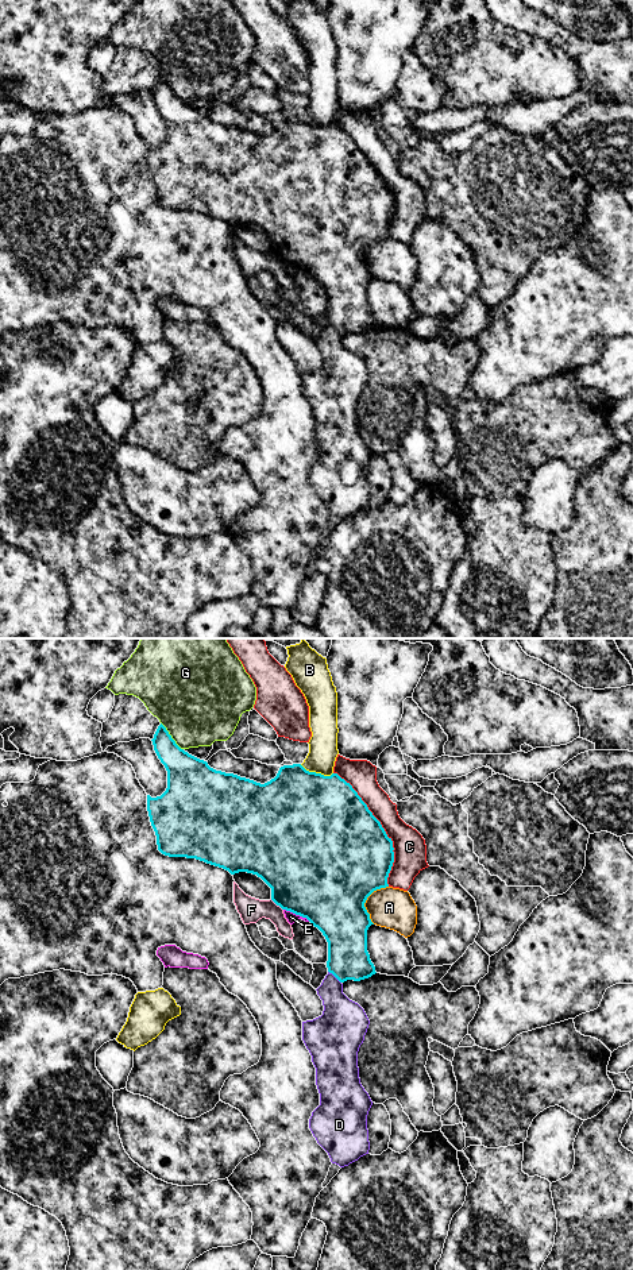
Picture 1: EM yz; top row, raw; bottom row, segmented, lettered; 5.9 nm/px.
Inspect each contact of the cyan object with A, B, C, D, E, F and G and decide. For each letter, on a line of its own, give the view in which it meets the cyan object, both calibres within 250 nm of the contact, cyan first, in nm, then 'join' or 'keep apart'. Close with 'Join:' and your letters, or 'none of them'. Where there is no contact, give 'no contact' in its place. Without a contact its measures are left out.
A: contact in yz; calibres 500 and 240 nm; keep apart
B: contact in yz; calibres 500 and 180 nm; keep apart
C: contact in yz; calibres 500 and 190 nm; keep apart
D: contact in yz; calibres 240 and 220 nm; keep apart
E: contact in yz; calibres 500 and 60 nm; keep apart
F: contact in yz; calibres 480 and 150 nm; keep apart
G: contact in yz; calibres 220 and 480 nm; keep apart
Join: none of them

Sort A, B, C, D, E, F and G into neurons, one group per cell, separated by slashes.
A / B / C / D / E / F / G

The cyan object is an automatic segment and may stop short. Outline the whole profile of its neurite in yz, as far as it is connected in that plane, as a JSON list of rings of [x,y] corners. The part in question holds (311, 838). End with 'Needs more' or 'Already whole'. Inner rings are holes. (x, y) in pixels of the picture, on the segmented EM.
[[[162,723],[151,741],[167,771],[166,791],[157,798],[147,795],[147,811],[158,850],[169,857],[196,858],[231,875],[256,875],[271,888],[271,900],[277,906],[306,918],[323,933],[328,942],[328,972],[340,983],[360,981],[375,974],[367,951],[367,930],[374,923],[364,903],[374,891],[389,887],[394,848],[381,822],[352,785],[337,773],[324,776],[306,771],[301,764],[281,767],[277,776],[265,784],[216,771],[181,749]]]. Already whole

